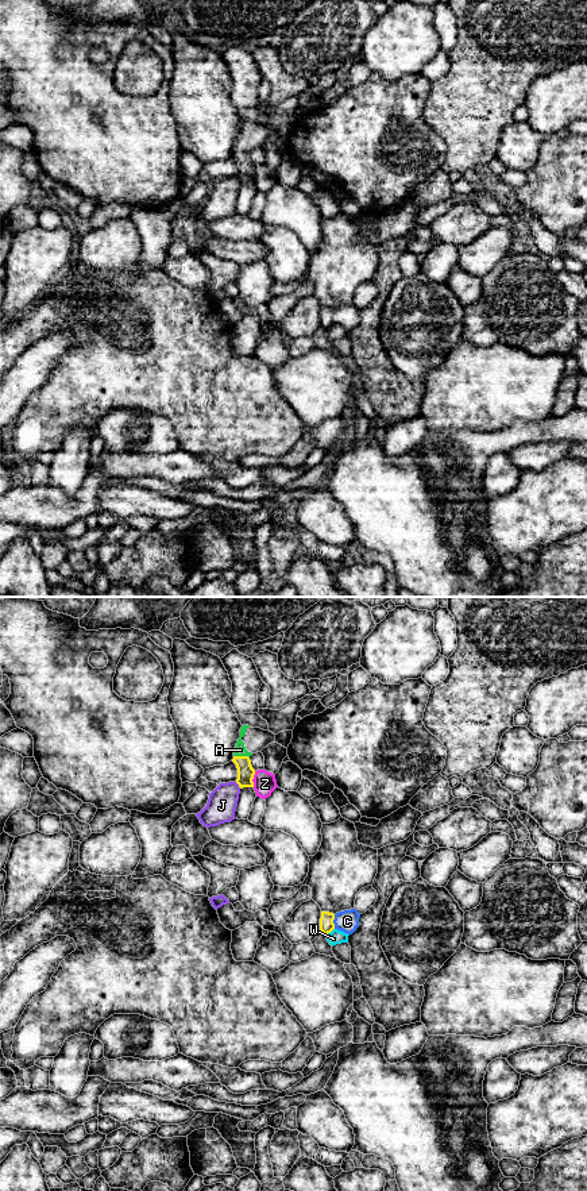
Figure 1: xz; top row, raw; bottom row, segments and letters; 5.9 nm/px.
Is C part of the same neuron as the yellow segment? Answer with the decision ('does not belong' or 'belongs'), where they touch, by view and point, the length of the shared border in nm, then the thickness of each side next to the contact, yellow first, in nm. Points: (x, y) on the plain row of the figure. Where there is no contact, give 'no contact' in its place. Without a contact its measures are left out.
does not belong | xz (332, 316) | 90 nm | 90/140 nm

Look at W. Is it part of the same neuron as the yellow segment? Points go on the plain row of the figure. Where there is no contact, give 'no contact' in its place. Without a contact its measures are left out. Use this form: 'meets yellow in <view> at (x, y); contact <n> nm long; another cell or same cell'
meets yellow in xz at (329, 327); contact 60 nm long; another cell

